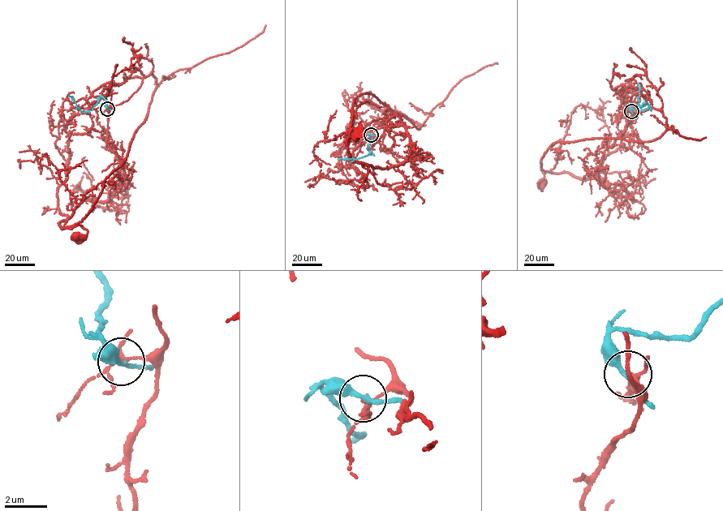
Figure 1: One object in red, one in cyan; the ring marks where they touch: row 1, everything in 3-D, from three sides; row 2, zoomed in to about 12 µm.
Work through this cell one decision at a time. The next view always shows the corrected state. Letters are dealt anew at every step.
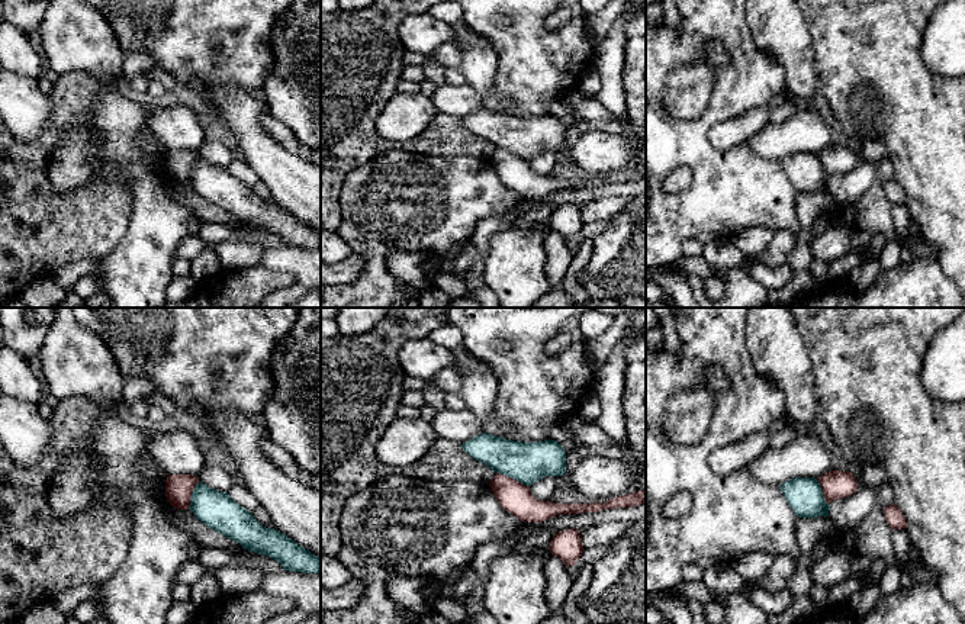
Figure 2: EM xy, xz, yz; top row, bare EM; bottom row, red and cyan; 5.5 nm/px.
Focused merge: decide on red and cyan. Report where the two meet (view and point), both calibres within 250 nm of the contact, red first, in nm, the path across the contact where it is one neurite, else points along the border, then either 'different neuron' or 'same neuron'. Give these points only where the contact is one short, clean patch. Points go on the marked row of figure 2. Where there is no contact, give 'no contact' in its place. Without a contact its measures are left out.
meets red in xz at (511, 478); 170 nm thick on the red side, 220 nm on the other; border along xz (497, 472), (528, 486); different neuron

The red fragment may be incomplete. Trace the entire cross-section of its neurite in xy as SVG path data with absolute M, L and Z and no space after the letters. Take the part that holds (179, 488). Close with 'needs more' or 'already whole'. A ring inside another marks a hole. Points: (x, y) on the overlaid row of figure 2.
M167 475L165 496L171 506L189 509L190 498L199 477L190 475Z; already whole

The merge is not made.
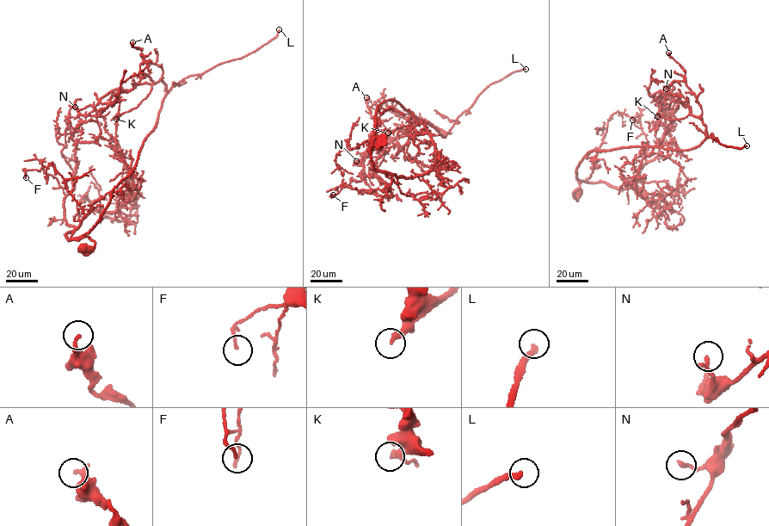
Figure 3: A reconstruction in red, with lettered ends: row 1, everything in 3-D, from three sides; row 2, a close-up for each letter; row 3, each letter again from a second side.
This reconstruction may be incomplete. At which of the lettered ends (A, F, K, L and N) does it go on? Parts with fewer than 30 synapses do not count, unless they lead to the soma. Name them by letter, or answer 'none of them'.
K, L

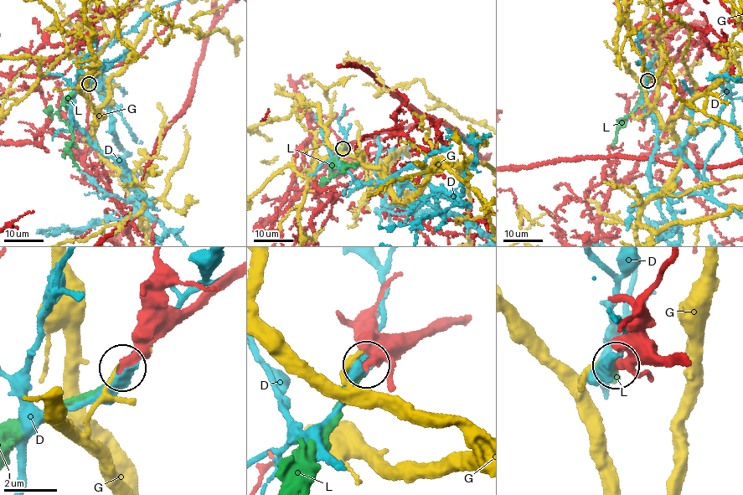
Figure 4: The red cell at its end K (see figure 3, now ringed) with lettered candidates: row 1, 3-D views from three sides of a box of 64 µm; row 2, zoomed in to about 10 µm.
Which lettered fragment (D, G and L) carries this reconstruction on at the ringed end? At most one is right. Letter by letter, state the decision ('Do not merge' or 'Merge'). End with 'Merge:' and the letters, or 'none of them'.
D: Do not merge
G: Do not merge
L: Merge
Merge: L

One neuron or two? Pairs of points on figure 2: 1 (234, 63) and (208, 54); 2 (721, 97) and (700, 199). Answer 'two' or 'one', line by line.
1: one
2: one

